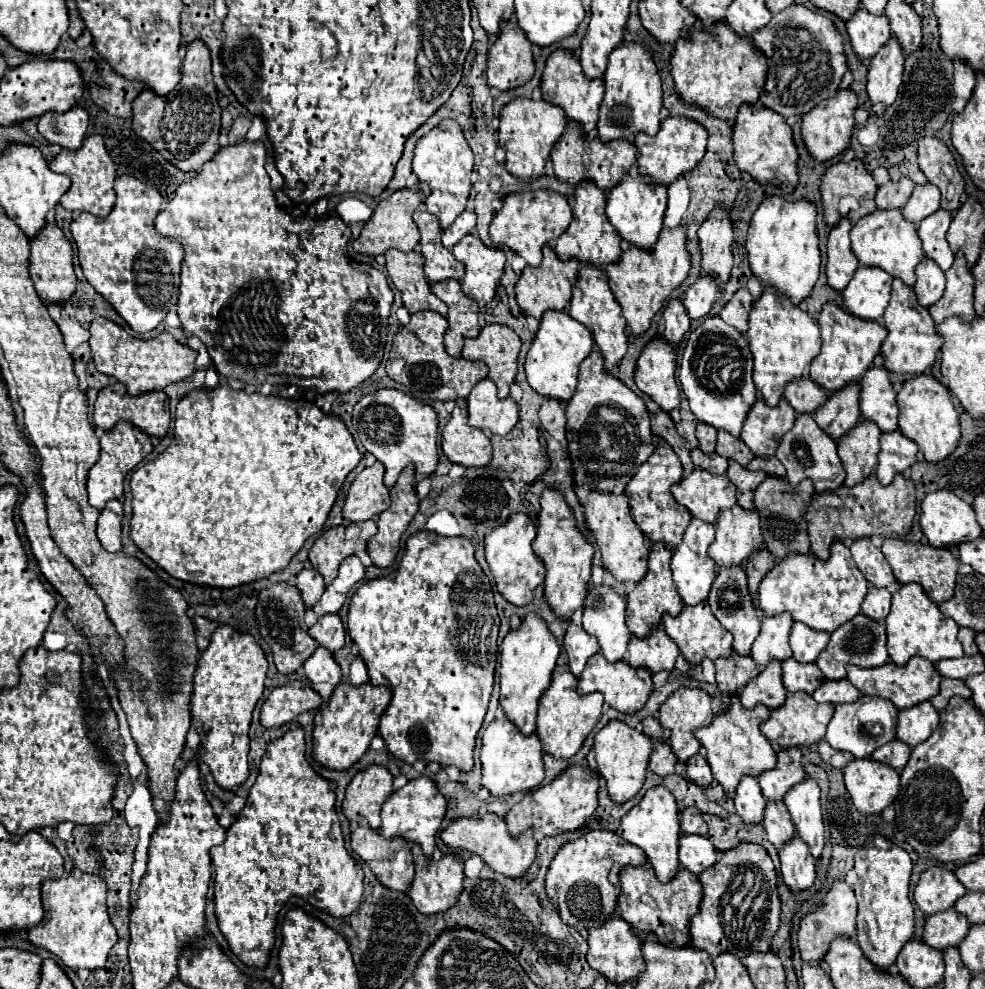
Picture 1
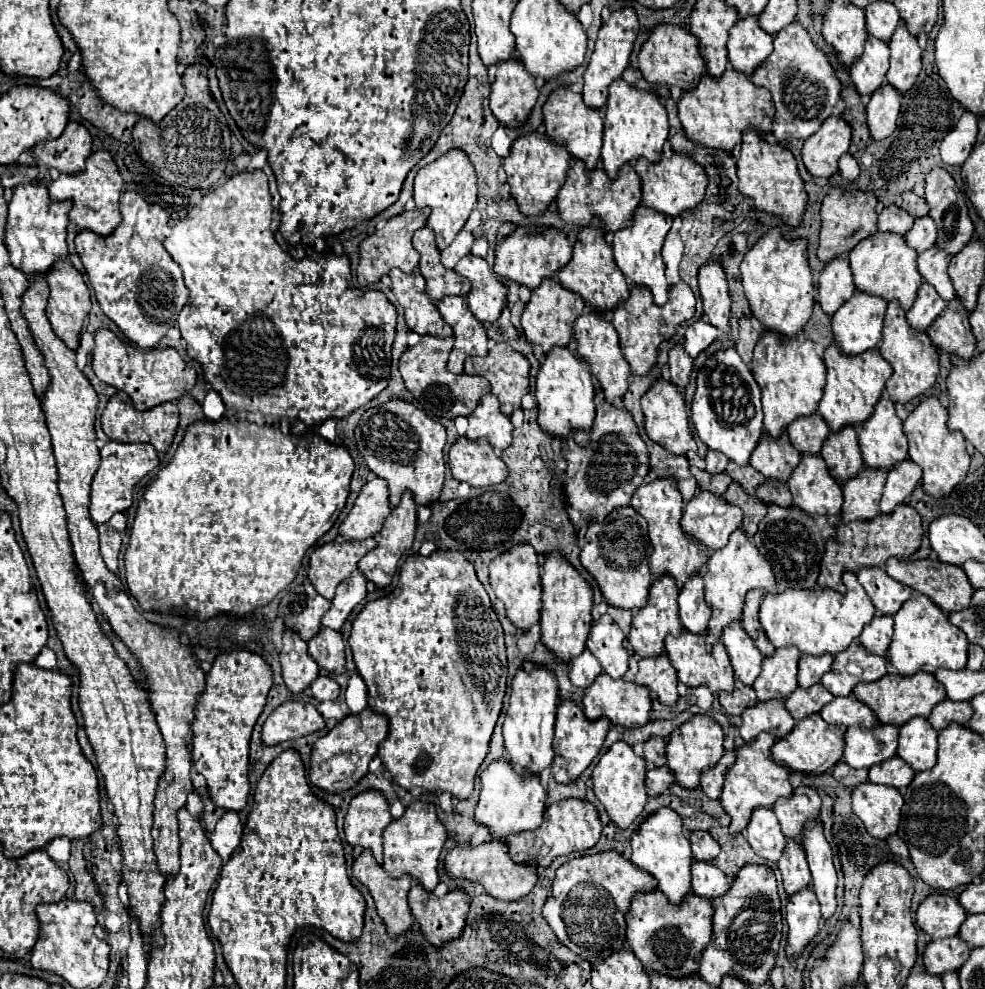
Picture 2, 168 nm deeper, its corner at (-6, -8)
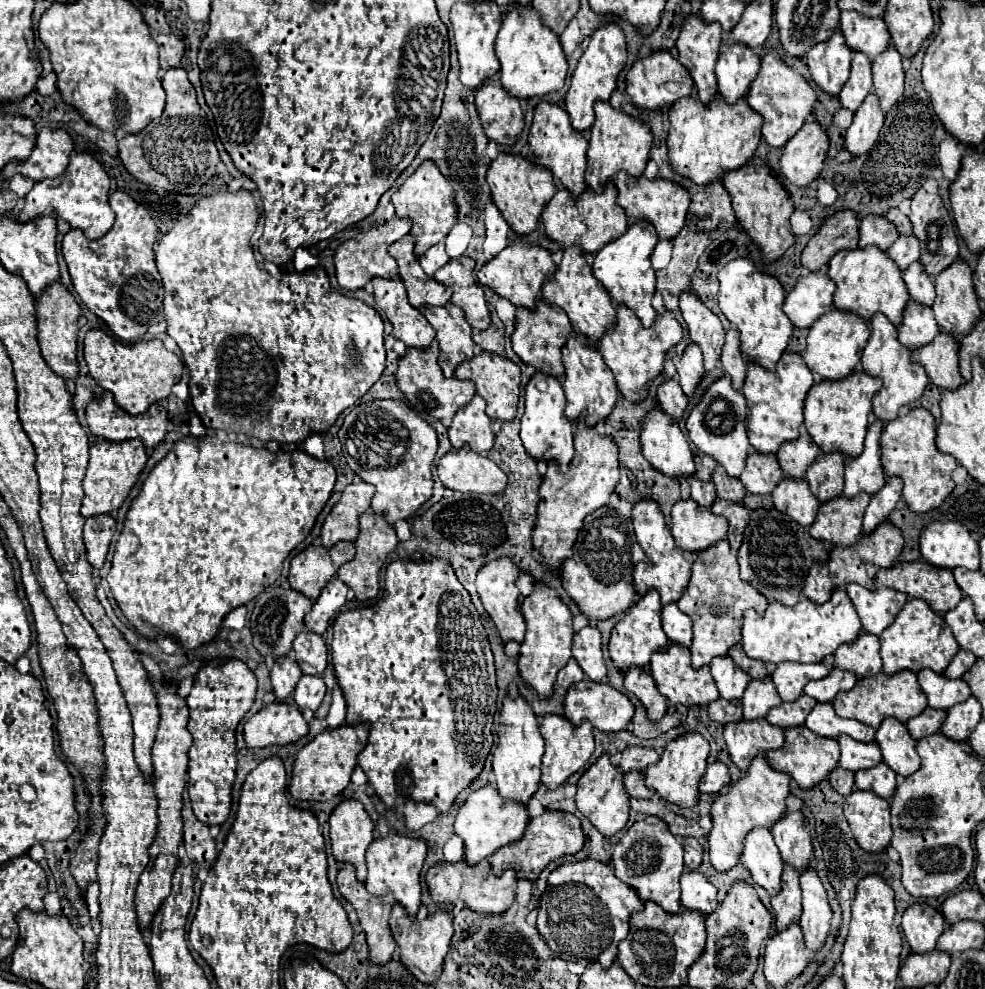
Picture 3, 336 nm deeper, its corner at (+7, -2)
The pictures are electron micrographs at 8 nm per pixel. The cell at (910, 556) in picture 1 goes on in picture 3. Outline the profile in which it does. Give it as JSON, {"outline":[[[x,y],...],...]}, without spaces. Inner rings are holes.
{"outline":[[[903,562],[903,564],[895,564],[893,568],[881,568],[875,576],[875,586],[887,586],[887,588],[895,588],[895,590],[901,590],[905,592],[907,596],[911,598],[921,598],[925,600],[935,612],[939,614],[945,614],[947,610],[953,610],[961,598],[963,598],[963,592],[961,588],[955,584],[953,580],[953,572],[949,568],[939,568],[939,566],[931,566],[927,562]]]}

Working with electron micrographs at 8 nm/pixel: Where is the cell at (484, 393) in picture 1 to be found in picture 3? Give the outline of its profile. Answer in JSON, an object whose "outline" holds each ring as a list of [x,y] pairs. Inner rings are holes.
{"outline":[[[475,394],[473,400],[453,416],[453,424],[449,426],[449,440],[453,448],[469,444],[475,452],[487,454],[493,446],[493,438],[491,418],[485,414],[485,400]]]}

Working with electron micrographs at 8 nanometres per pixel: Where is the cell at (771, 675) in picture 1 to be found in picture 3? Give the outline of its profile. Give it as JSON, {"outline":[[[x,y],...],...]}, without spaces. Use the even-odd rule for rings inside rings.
{"outline":[[[765,718],[729,722],[725,726],[723,738],[727,742],[731,760],[737,764],[739,770],[745,770],[757,752],[781,748],[785,740],[783,730],[769,724]]]}

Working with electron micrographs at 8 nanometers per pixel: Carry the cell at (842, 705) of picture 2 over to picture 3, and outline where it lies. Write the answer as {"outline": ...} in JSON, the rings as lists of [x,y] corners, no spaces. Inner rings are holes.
{"outline":[[[819,702],[807,716],[805,726],[811,728],[811,732],[817,732],[819,736],[837,738],[841,734],[847,734],[859,742],[871,742],[875,740],[875,730],[871,726],[865,728],[865,724],[857,720],[845,720],[837,716],[831,702]]]}

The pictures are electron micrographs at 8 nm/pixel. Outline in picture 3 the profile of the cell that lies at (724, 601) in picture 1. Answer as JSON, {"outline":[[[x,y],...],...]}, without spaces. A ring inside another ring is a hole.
{"outline":[[[715,656],[711,662],[711,674],[719,688],[719,694],[725,700],[735,700],[743,696],[745,686],[749,684],[749,676],[743,668],[739,668],[731,656]]]}

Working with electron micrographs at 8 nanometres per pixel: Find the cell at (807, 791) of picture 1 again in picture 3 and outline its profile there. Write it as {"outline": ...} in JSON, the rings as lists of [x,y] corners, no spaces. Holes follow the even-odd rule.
{"outline":[[[805,868],[801,872],[801,890],[803,890],[803,914],[799,926],[805,936],[805,944],[811,952],[817,952],[831,926],[831,908],[827,902],[827,892],[819,880],[815,868]]]}

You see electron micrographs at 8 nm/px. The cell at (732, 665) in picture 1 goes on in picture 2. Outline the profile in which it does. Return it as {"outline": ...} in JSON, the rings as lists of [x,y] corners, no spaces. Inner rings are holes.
{"outline":[[[736,682],[732,692],[720,692],[718,700],[720,700],[720,706],[724,708],[724,712],[730,716],[740,716],[746,708],[756,706],[756,702],[758,702],[754,690],[742,682]]]}

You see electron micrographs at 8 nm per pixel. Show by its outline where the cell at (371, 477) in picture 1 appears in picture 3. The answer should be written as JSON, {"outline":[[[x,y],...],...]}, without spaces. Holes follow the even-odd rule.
{"outline":[[[353,482],[343,490],[341,500],[327,514],[321,544],[333,546],[341,540],[355,540],[359,536],[359,516],[369,510],[375,488],[367,482]]]}

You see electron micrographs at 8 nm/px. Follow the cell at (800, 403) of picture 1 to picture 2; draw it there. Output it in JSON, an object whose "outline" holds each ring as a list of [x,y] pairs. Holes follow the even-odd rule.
{"outline":[[[812,414],[808,418],[798,418],[788,426],[790,444],[800,454],[820,454],[822,444],[828,436],[830,436],[830,428],[818,414]]]}

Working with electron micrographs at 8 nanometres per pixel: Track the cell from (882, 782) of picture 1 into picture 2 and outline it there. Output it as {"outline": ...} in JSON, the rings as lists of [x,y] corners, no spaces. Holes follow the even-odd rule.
{"outline":[[[864,782],[852,792],[854,814],[864,822],[868,834],[878,840],[896,834],[902,804],[900,792],[890,786]]]}

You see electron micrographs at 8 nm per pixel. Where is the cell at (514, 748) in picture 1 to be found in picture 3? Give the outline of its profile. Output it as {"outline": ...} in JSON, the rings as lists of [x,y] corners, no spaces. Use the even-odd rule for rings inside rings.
{"outline":[[[487,782],[485,786],[473,790],[467,796],[467,800],[461,804],[461,808],[455,816],[453,826],[455,826],[455,832],[465,842],[465,860],[469,864],[477,864],[477,862],[489,858],[497,848],[517,842],[523,836],[527,822],[529,822],[527,806],[521,802],[505,800],[503,796],[499,796],[497,788],[491,782]]]}

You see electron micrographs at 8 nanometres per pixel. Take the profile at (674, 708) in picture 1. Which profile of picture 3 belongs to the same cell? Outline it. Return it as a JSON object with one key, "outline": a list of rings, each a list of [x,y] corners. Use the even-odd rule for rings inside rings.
{"outline":[[[687,732],[687,734],[671,740],[665,746],[659,762],[651,764],[645,770],[645,784],[649,788],[653,788],[661,798],[675,802],[683,808],[691,808],[697,804],[697,798],[699,798],[697,784],[699,784],[701,776],[705,774],[707,756],[709,756],[709,742],[699,732]]]}

